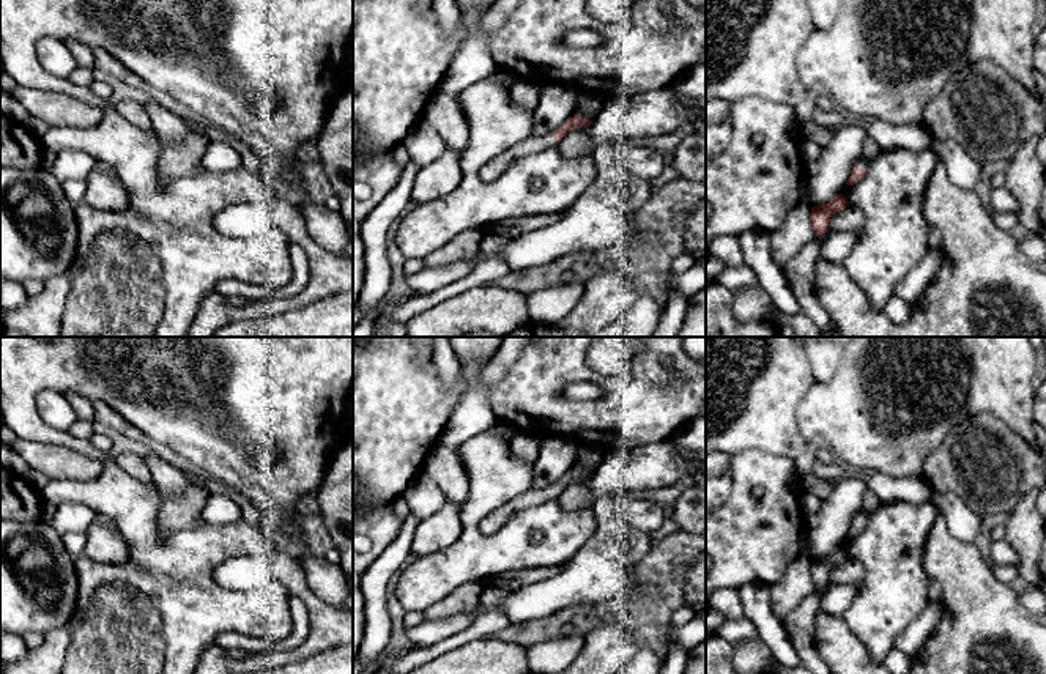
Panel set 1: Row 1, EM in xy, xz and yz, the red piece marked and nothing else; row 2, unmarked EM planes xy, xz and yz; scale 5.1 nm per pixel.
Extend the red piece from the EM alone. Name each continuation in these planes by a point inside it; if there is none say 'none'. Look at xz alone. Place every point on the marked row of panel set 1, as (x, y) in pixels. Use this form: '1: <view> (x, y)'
1: xz (495, 169)

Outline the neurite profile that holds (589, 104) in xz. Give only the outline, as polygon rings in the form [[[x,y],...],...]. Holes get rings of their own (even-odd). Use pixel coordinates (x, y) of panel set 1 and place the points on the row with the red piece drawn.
[[[580,90],[575,115],[581,115],[584,120],[594,121],[605,106],[605,96]]]

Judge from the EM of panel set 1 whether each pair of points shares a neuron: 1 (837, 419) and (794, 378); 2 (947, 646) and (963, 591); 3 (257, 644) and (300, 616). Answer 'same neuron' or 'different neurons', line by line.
1: different neurons
2: same neuron
3: same neuron

